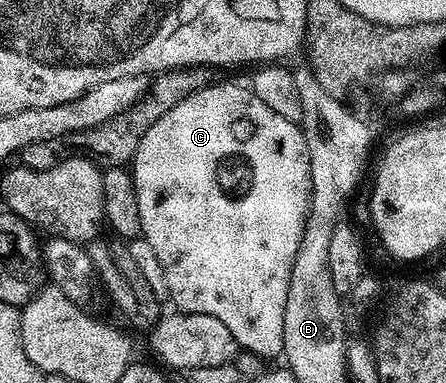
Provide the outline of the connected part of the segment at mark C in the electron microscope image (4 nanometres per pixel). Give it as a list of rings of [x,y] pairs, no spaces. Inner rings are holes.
[[[222,82],[219,86],[211,84],[188,96],[188,100],[180,100],[172,112],[164,112],[164,116],[160,116],[160,120],[156,120],[156,124],[144,132],[138,150],[134,153],[132,173],[140,204],[141,237],[152,244],[152,249],[160,259],[160,268],[164,268],[169,301],[174,301],[178,305],[175,307],[184,314],[216,316],[216,320],[222,321],[230,330],[242,350],[251,350],[267,360],[277,359],[282,353],[284,300],[288,296],[288,280],[305,230],[306,215],[310,210],[310,158],[301,125],[284,120],[284,116],[272,112],[272,108],[268,108],[268,104],[264,104],[264,100],[260,100],[260,96],[256,96],[249,85],[237,86],[234,82]]]

